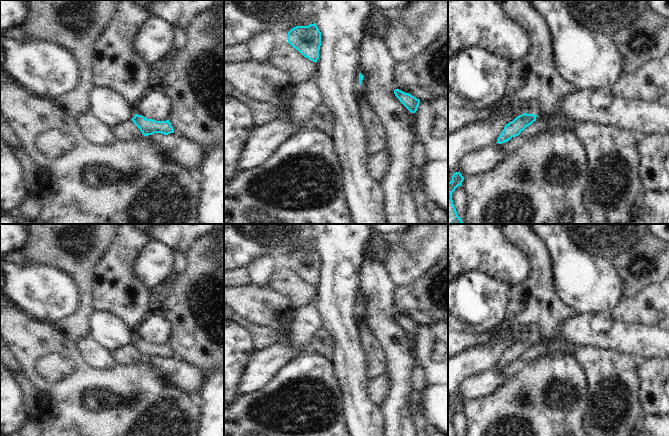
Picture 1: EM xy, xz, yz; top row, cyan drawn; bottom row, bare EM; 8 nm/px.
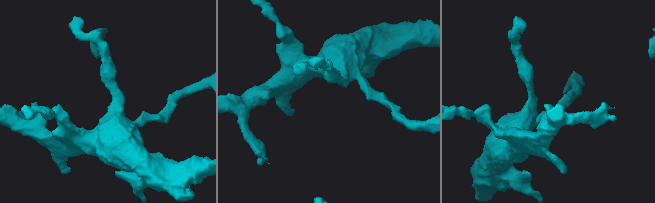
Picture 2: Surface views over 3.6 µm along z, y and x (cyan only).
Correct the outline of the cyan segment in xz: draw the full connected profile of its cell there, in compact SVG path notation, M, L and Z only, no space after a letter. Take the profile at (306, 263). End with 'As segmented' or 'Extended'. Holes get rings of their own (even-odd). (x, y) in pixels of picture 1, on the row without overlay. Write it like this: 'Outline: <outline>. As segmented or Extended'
Outline: M316 247L292 252L288 256L288 267L309 284L316 287L319 283L321 256Z. As segmented

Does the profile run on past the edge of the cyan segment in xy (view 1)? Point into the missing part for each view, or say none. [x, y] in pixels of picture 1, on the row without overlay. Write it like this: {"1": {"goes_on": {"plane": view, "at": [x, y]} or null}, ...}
{"1": {"goes_on": null}}

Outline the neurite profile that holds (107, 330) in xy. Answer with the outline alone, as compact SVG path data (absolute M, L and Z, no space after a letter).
M95 311L89 318L89 337L110 353L131 344L136 338L134 330L104 311Z

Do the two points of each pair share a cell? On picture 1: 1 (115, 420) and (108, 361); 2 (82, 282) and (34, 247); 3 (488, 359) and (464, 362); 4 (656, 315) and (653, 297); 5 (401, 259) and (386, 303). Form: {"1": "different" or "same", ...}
{"1": "different", "2": "same", "3": "same", "4": "same", "5": "different"}

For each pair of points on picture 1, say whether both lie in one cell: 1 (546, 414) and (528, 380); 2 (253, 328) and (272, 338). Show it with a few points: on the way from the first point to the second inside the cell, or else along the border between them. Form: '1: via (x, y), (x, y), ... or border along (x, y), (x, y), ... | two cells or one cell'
1: via (540, 406), (539, 391), (536, 388) | one cell
2: via (258, 332), (262, 336), (267, 336) | one cell

